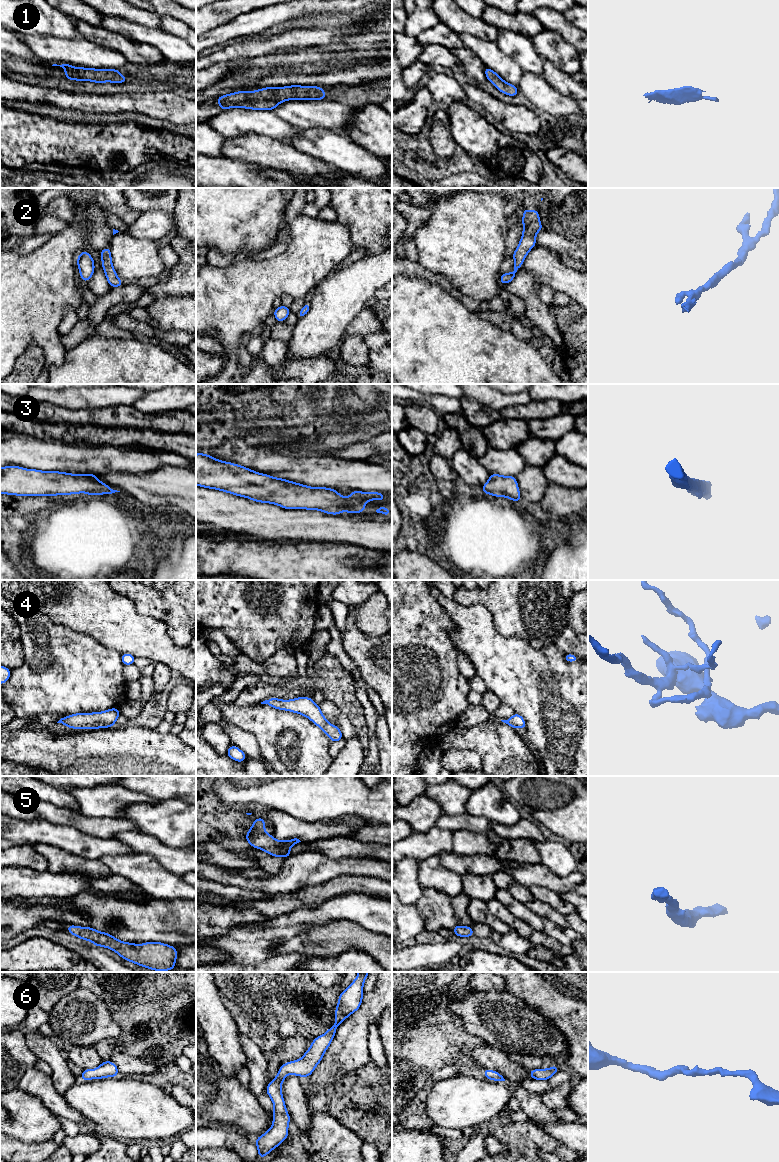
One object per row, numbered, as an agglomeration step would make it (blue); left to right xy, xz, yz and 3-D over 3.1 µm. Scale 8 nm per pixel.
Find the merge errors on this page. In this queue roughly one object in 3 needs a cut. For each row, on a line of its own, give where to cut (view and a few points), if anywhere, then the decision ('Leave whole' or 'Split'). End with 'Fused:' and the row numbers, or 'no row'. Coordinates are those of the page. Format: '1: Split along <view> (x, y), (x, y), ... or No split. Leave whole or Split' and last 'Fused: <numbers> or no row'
1: No split. Leave whole
2: No split. Leave whole
3: No split. Leave whole
4: No split. Leave whole
5: No split. Leave whole
6: No split. Leave whole
Fused: no row

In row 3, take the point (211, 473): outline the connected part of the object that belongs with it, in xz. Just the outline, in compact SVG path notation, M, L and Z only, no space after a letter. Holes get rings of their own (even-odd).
M203 453L196 454L196 485L256 502L279 505L284 509L319 510L337 516L343 510L347 513L363 513L367 501L383 501L386 495L352 490L349 497L343 497L332 488L309 487L271 477Z

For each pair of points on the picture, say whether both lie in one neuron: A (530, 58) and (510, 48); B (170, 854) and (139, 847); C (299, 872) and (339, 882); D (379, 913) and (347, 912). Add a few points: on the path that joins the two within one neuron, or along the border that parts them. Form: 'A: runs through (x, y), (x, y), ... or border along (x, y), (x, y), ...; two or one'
A: runs through (525, 54), (519, 48), (515, 48); one
B: runs through (162, 853), (154, 847), (147, 847); one
C: border along (353, 875), (334, 876), (321, 884), (307, 886); two
D: runs through (371, 912), (355, 912); one

